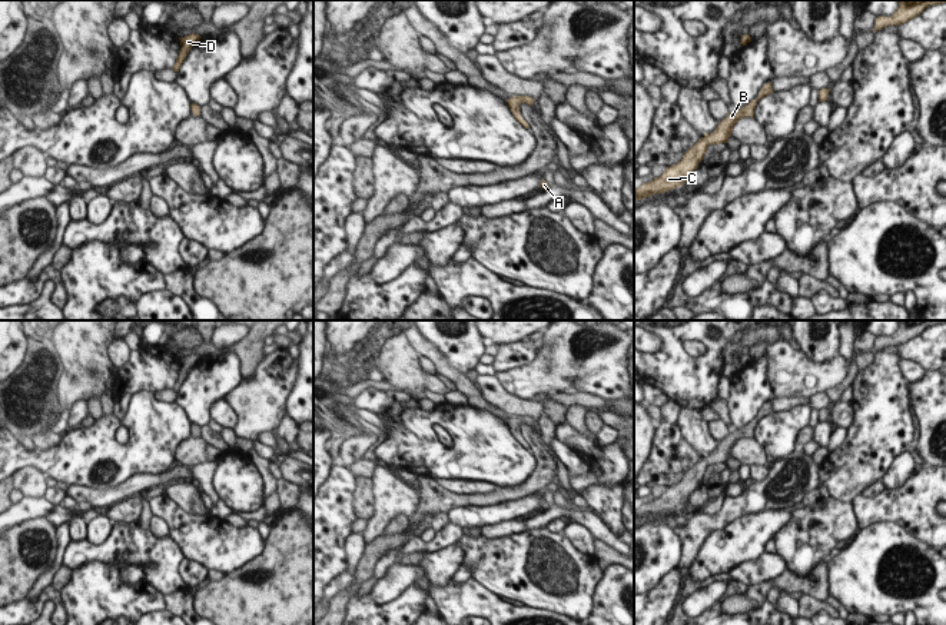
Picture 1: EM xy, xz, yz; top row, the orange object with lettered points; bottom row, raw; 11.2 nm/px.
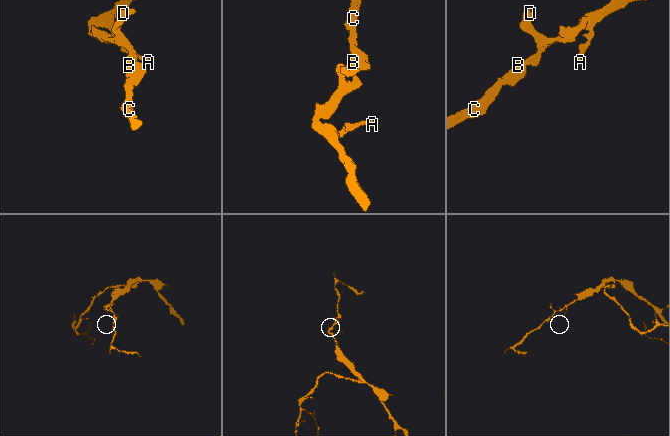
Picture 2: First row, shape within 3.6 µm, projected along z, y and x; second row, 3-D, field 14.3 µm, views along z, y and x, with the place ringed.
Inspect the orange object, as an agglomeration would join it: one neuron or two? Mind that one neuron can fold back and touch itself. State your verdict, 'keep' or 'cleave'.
keep

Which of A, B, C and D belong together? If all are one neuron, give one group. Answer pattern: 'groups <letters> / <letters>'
groups A B C D

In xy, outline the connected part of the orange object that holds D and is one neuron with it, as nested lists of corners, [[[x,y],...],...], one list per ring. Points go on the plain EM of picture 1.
[[[192,353],[192,355],[189,355],[189,356],[185,356],[185,358],[179,358],[182,369],[180,369],[180,373],[179,373],[179,376],[177,376],[173,388],[172,388],[176,393],[179,392],[182,383],[186,380],[186,376],[187,376],[189,370],[190,370],[193,366],[196,366],[196,363],[198,363],[200,359],[202,359],[202,358],[200,358],[199,355],[195,355],[195,353]]]

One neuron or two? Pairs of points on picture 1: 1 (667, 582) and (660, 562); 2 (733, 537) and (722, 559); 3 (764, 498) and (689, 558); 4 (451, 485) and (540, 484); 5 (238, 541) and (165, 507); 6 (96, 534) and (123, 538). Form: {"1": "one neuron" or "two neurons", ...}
{"1": "two neurons", "2": "one neuron", "3": "one neuron", "4": "two neurons", "5": "one neuron", "6": "two neurons"}

